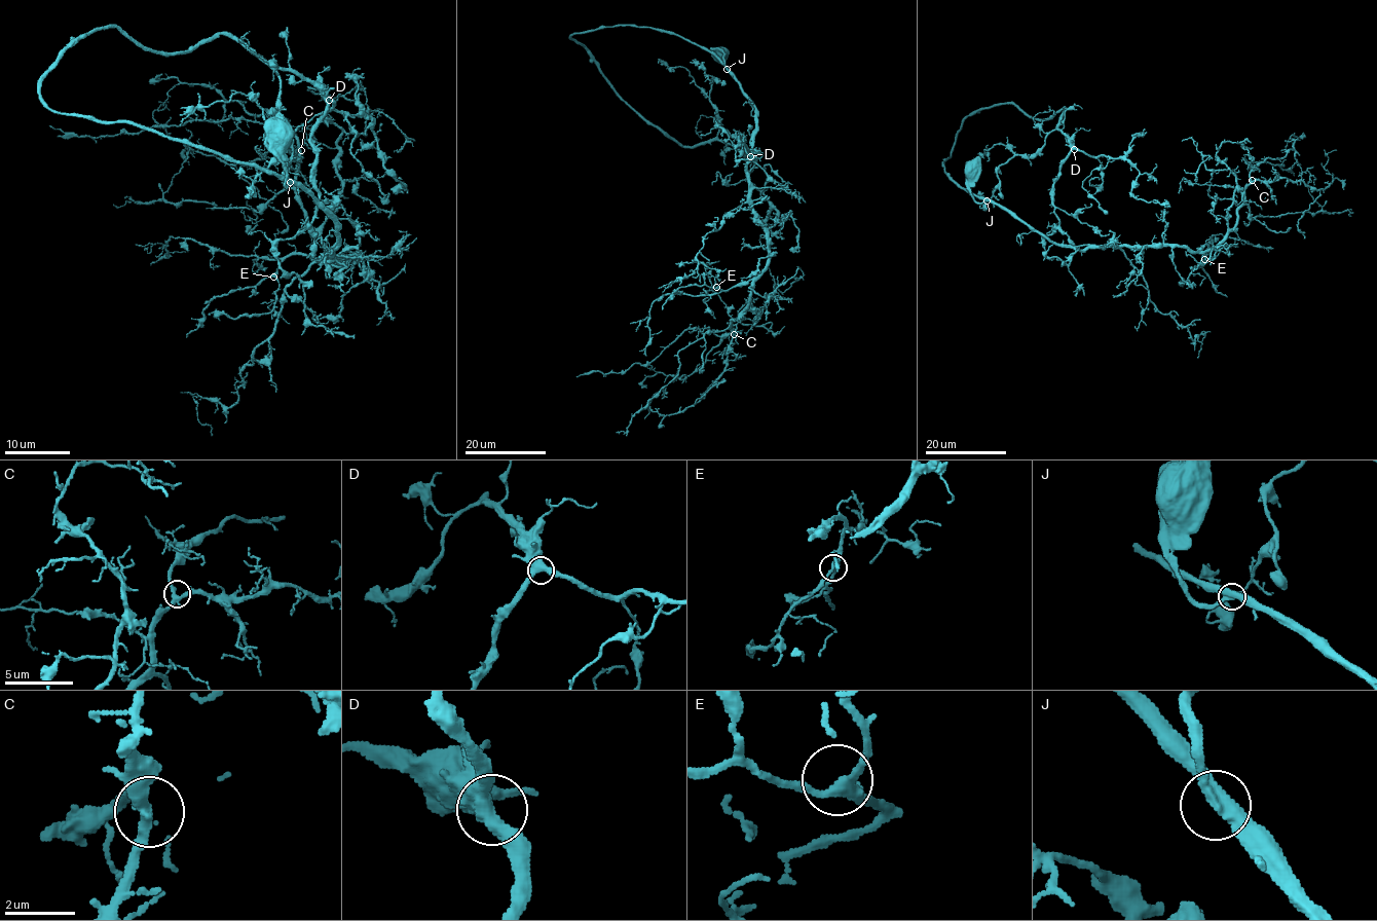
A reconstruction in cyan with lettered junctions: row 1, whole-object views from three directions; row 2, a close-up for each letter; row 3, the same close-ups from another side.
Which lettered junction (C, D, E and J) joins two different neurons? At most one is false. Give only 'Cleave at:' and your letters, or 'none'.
Cleave at: none

